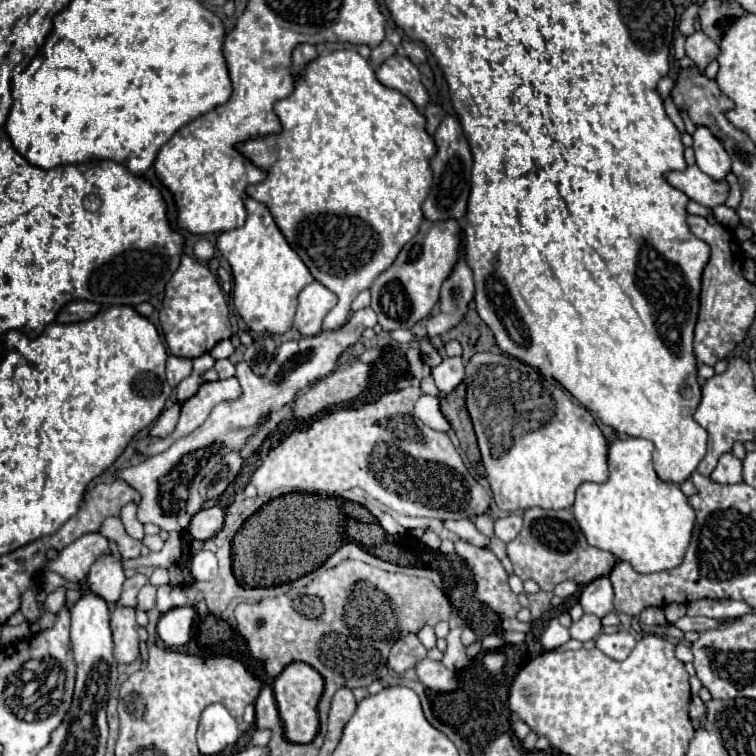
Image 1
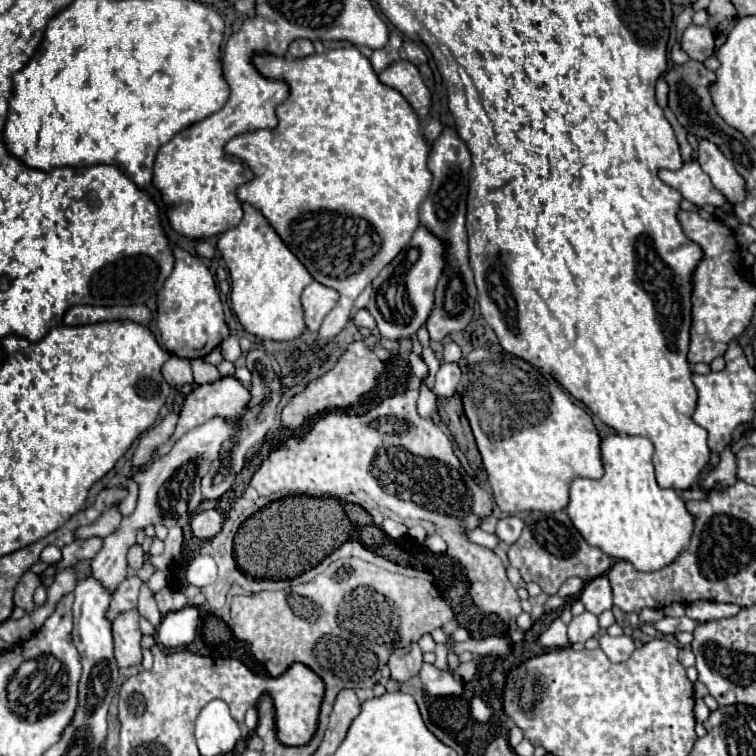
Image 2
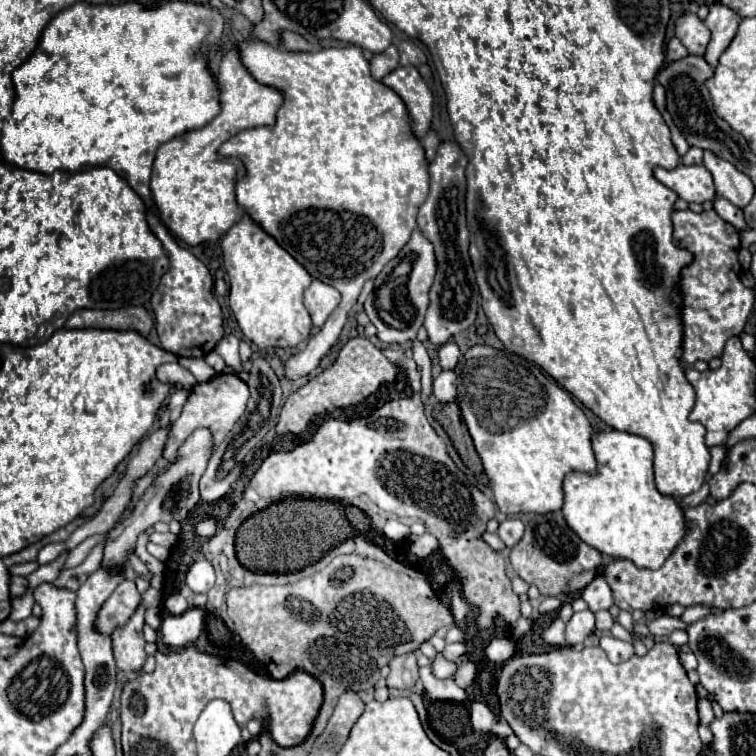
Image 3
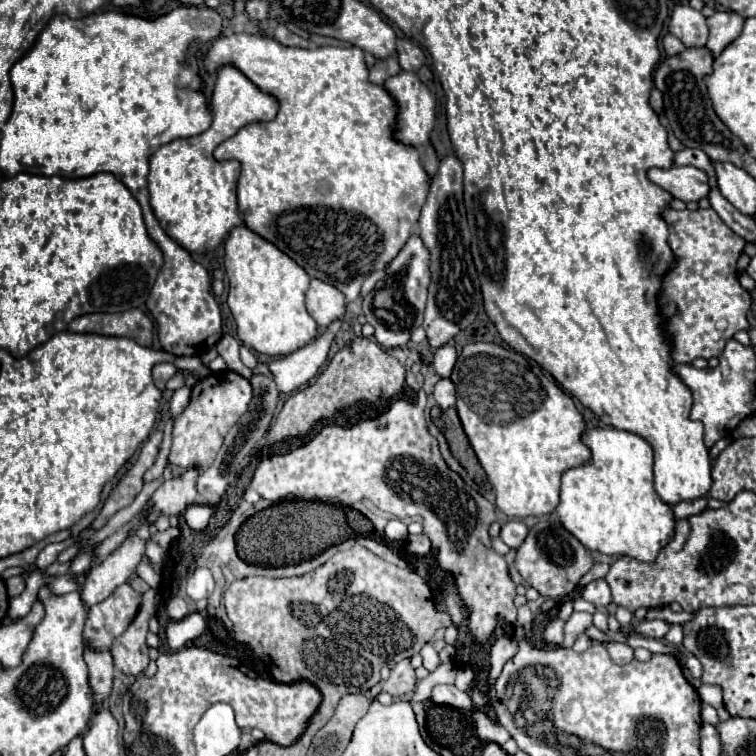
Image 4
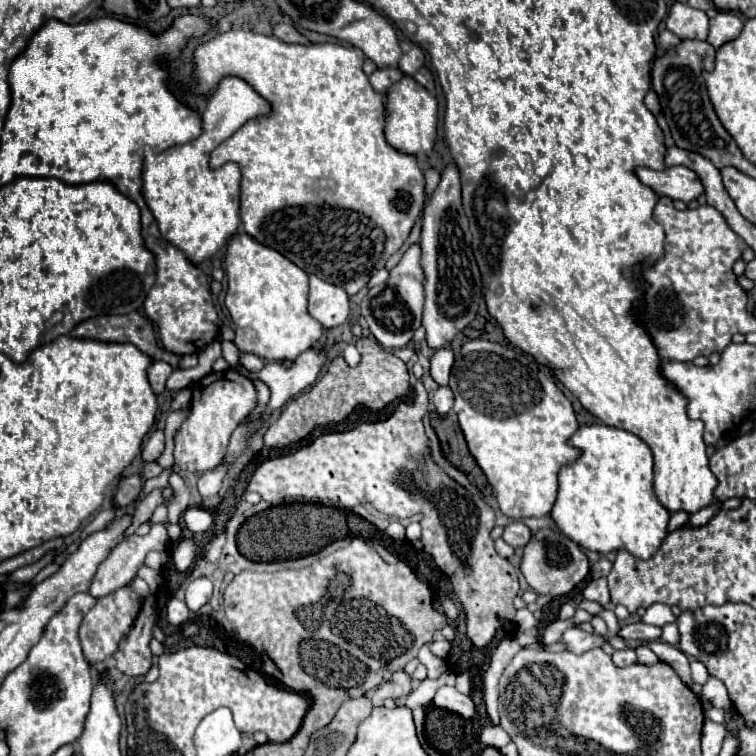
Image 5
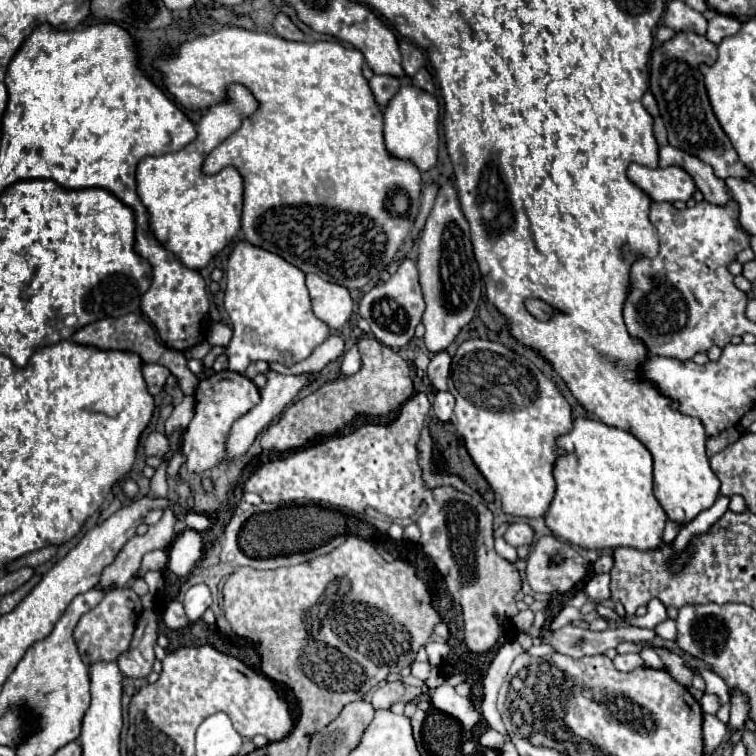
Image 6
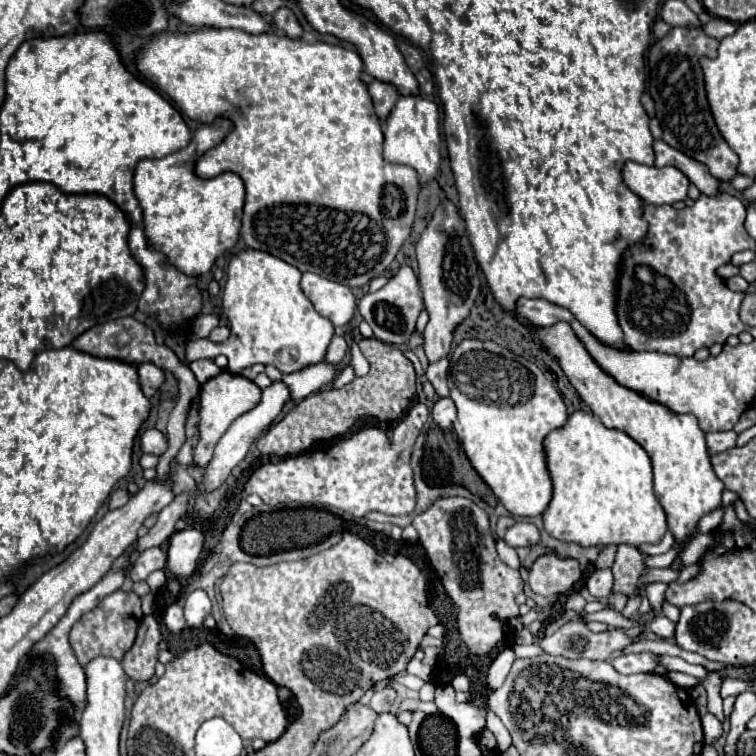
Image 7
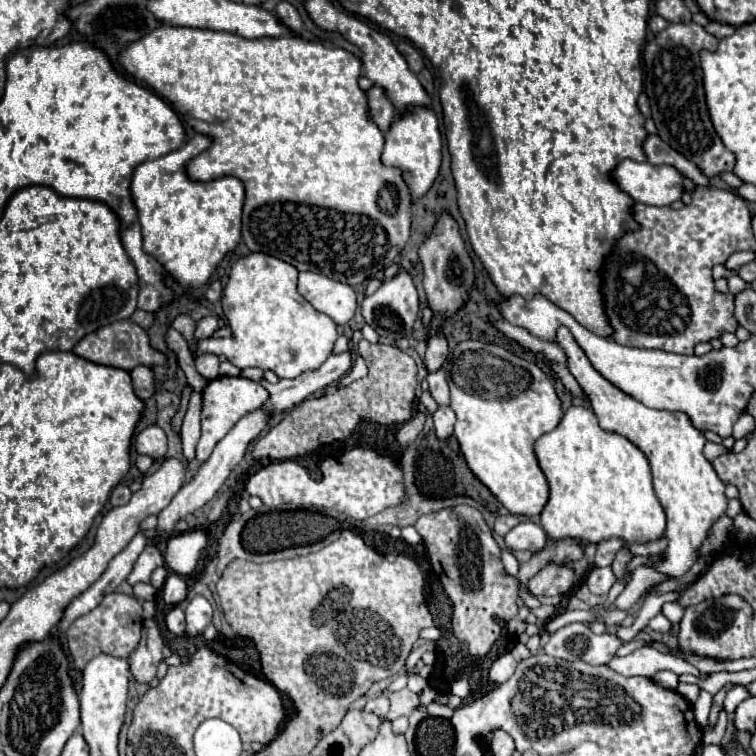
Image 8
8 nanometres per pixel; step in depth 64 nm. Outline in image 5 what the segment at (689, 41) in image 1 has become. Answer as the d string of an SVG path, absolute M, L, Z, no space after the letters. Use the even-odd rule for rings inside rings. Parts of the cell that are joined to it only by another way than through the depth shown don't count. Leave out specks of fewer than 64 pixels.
M674 2L666 16L666 28L672 30L680 40L684 40L684 38L706 40L708 16L702 10L690 8L688 4Z

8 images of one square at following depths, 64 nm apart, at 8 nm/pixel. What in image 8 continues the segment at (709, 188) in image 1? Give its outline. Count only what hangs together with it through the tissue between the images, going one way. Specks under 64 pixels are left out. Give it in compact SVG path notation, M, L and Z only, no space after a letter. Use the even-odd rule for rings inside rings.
M622 160L612 172L614 184L634 202L668 206L684 192L682 174L674 166L652 166L650 162Z

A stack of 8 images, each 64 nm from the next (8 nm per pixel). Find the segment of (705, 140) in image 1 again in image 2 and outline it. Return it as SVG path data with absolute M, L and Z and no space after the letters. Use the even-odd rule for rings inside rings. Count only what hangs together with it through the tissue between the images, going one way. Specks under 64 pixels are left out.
M698 142L698 162L702 170L712 178L716 190L720 190L730 204L740 204L746 200L746 182L736 172L730 160L720 154L718 146L712 142Z

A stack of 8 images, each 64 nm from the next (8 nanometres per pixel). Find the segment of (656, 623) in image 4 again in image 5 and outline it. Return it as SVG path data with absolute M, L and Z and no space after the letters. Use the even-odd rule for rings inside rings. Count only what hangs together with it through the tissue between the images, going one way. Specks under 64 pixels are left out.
M632 622L632 624L626 624L622 626L614 636L620 636L628 642L652 642L652 640L658 640L662 634L662 630L658 626L648 626L648 624L642 624L642 622Z

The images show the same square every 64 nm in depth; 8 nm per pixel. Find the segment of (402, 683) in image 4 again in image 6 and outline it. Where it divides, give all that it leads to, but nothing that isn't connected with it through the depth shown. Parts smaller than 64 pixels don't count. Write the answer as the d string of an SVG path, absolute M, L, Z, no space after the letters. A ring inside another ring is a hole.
M388 682L384 684L382 688L378 688L372 696L372 706L376 710L382 710L382 708L390 708L394 702L398 702L400 698L404 696L404 686L402 682Z

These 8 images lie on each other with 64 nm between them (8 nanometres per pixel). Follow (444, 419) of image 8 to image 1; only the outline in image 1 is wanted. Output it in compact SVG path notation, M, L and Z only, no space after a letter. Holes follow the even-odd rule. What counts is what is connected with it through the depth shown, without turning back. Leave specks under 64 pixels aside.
M444 358L434 370L432 376L436 380L436 386L440 390L440 394L450 394L464 378L464 364L462 358Z

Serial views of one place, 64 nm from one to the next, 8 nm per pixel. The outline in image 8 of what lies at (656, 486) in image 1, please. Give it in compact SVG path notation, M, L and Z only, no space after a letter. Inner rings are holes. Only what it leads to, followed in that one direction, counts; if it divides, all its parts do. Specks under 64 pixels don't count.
M570 406L560 424L540 436L534 444L534 454L550 488L550 498L540 514L542 528L552 540L580 538L584 544L602 542L608 538L622 538L624 542L652 542L664 536L666 514L654 494L652 474L646 456L624 436L604 432L598 426L596 414L584 406Z

